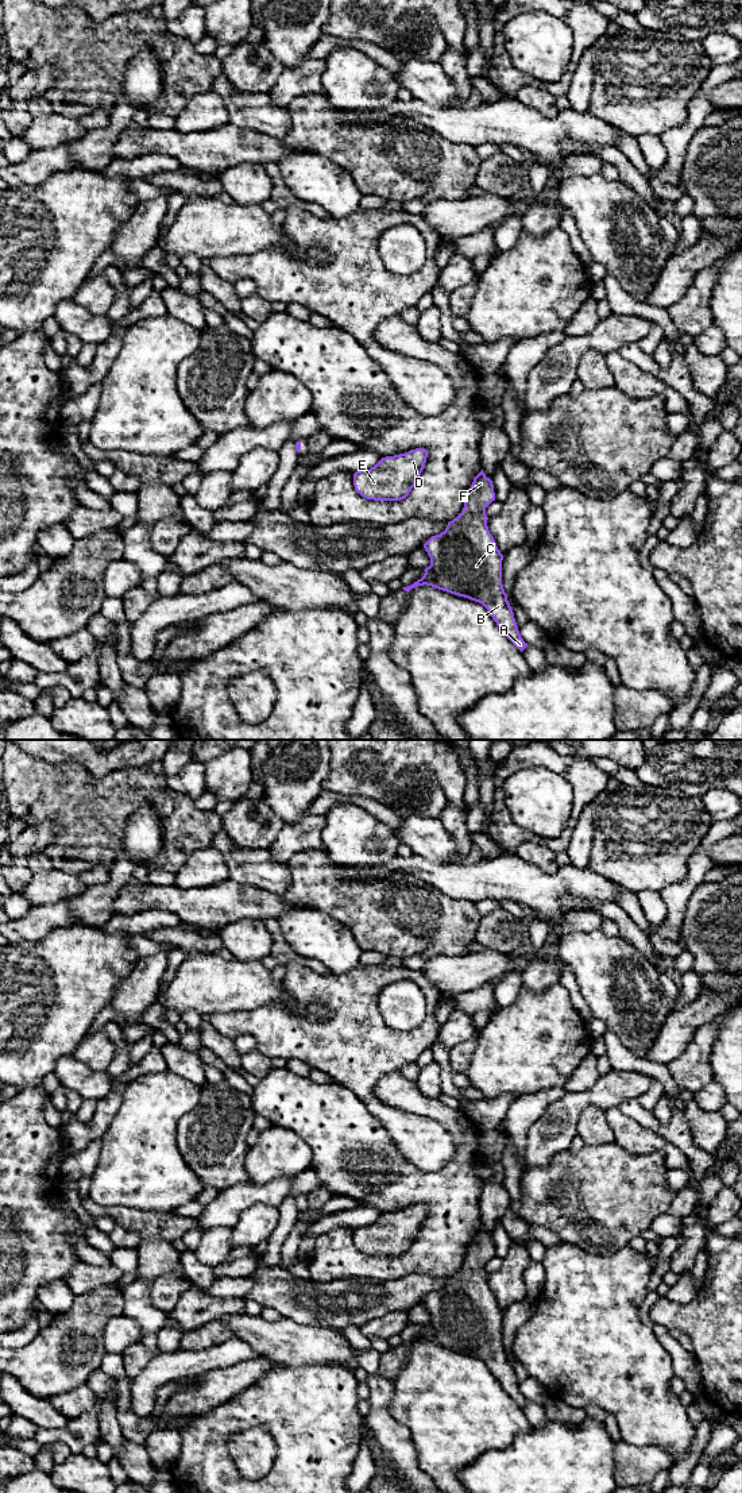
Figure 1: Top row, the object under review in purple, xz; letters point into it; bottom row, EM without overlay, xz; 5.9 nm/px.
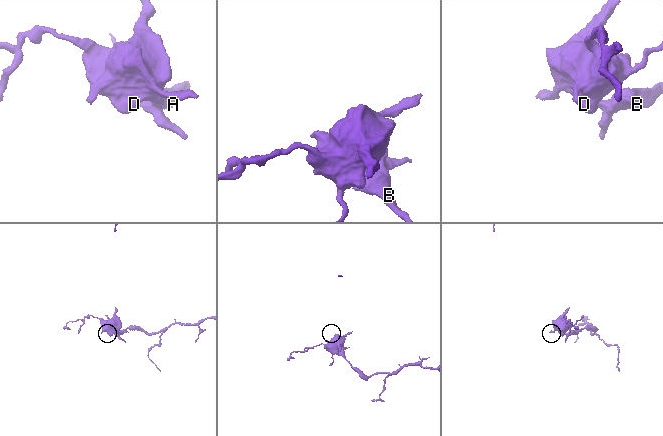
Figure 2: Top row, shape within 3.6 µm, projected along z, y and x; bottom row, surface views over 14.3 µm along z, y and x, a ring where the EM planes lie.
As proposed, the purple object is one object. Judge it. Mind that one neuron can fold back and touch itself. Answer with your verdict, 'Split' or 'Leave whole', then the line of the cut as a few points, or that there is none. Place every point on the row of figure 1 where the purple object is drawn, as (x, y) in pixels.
Leave whole. No split

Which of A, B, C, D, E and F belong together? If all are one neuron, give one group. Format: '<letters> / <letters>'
A B C D E F

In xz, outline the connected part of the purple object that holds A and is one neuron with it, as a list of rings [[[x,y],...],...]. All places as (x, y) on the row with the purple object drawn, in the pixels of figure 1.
[[[482,470],[474,478],[471,487],[465,493],[461,513],[448,522],[444,532],[432,536],[424,544],[430,558],[430,566],[424,570],[424,576],[402,589],[409,593],[414,587],[426,585],[482,603],[503,634],[522,652],[527,644],[519,634],[513,609],[502,585],[503,555],[498,549],[487,526],[488,517],[486,514],[486,508],[492,501],[495,501],[492,481],[487,478]]]

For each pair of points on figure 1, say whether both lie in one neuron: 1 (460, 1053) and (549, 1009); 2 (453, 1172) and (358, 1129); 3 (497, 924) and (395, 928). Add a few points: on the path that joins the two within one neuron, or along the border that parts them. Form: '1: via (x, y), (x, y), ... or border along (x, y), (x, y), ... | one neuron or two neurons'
1: border along (476, 1037), (476, 1048), (463, 1072) | two neurons
2: via (429, 1180), (414, 1180), (387, 1153), (382, 1153) | one neuron
3: border along (482, 917), (474, 940) | two neurons

